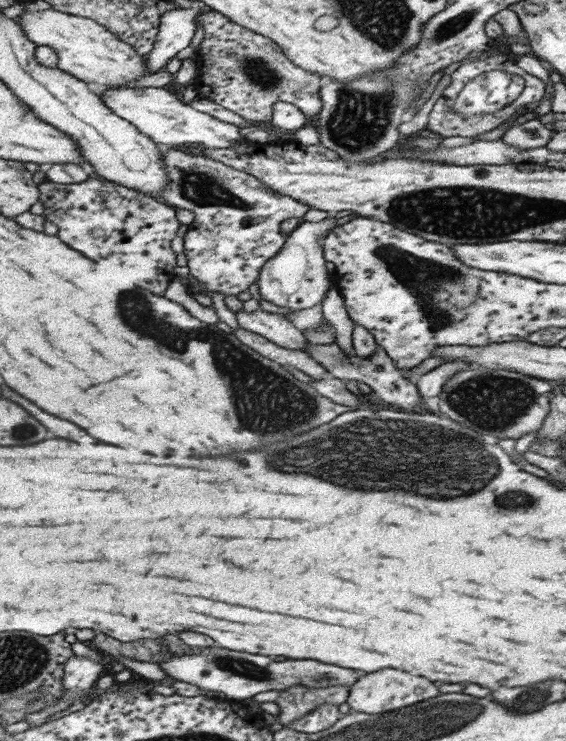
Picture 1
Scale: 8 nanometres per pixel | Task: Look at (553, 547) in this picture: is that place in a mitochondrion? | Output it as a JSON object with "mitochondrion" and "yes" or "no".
{"mitochondrion":"no"}

